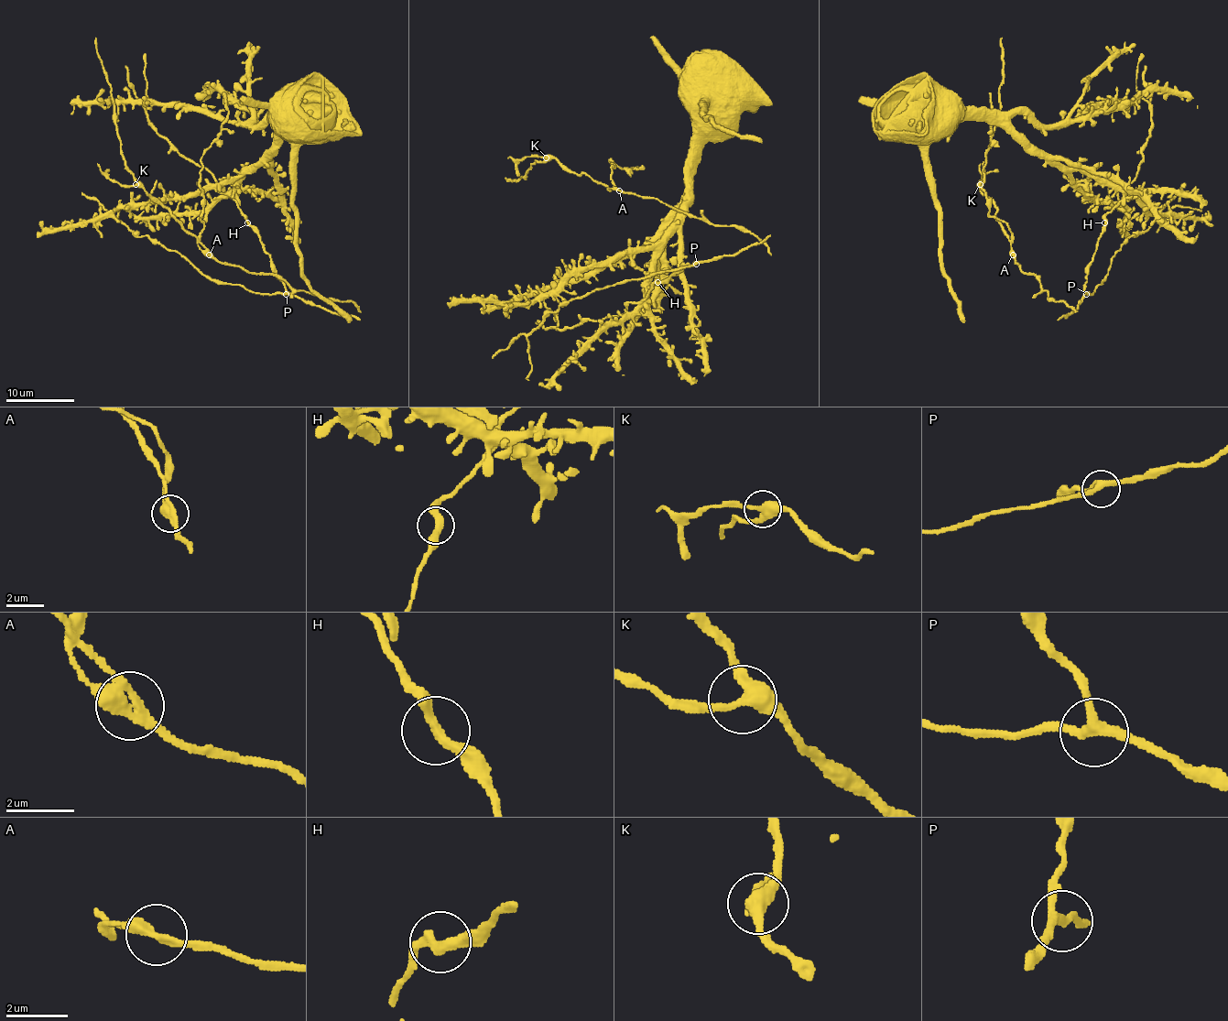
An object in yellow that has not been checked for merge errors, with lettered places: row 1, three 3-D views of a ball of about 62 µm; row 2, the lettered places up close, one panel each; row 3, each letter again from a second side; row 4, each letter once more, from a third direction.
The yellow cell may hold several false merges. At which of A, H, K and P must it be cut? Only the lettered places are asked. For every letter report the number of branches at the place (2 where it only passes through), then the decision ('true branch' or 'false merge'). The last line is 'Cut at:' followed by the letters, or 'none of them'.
A: 3 branches meet; false merge
H: 2 branches meet; true branch
K: 3 branches meet; false merge
P: 3 branches meet; true branch
Cut at: A, K

